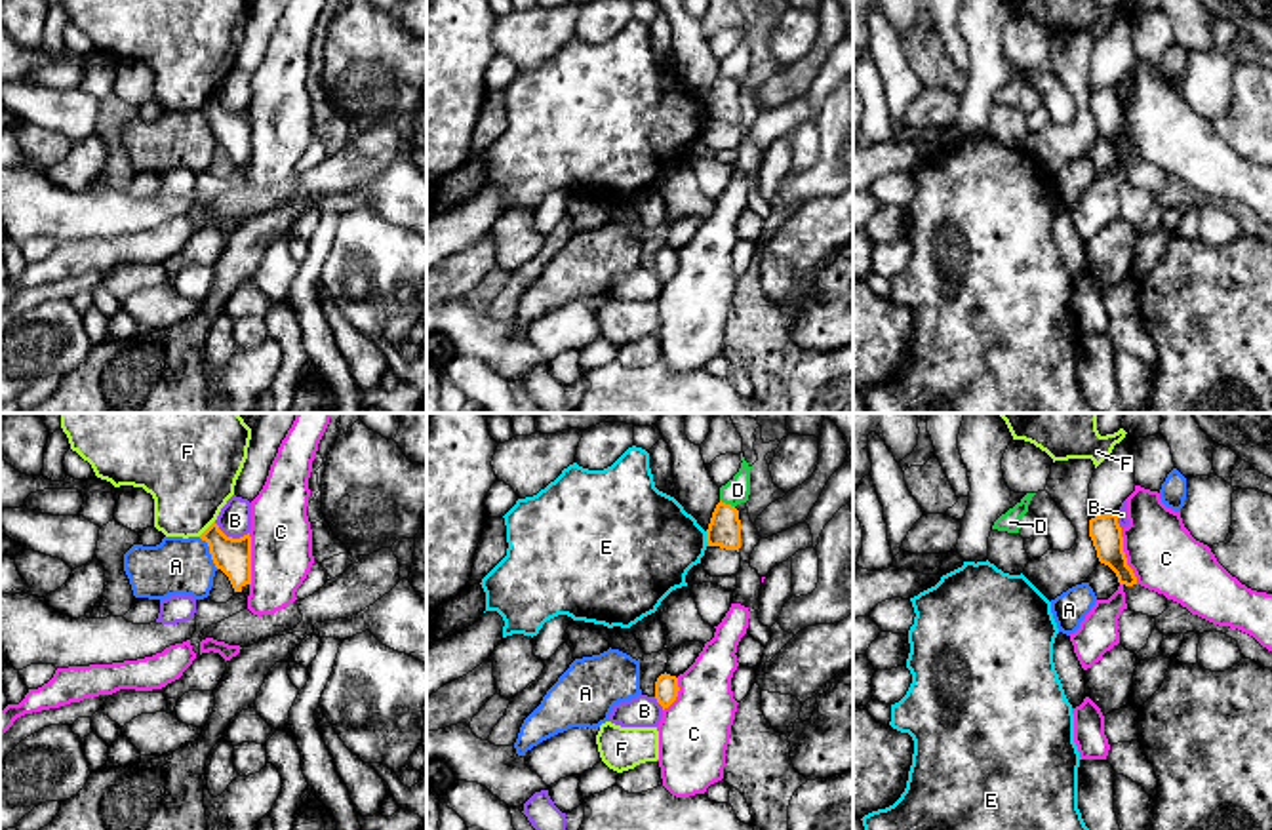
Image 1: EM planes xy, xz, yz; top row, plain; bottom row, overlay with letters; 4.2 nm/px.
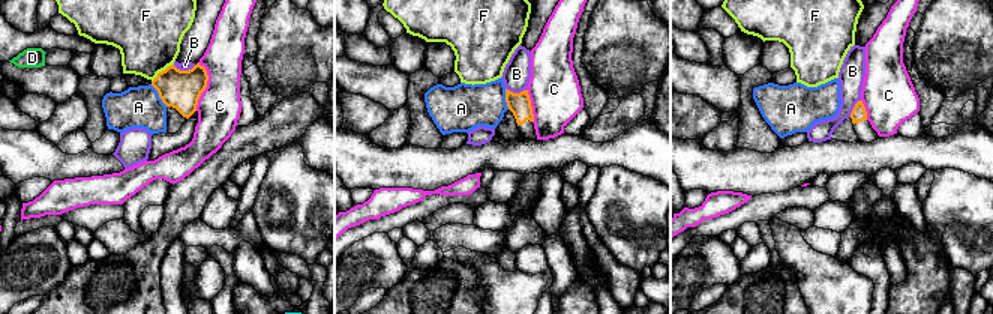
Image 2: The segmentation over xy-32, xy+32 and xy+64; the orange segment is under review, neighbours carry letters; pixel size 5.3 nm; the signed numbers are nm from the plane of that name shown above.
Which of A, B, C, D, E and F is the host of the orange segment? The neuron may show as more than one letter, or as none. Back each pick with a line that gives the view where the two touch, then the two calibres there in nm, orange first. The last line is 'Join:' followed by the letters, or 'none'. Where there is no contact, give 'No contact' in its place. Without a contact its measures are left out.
Join: none

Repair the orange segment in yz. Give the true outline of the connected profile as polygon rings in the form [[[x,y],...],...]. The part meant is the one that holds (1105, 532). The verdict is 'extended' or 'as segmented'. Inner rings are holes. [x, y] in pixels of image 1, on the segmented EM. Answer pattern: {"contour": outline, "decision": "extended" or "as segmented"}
{"contour": [[[1101,514],[1089,520],[1089,537],[1101,563],[1108,565],[1123,586],[1127,609],[1158,617],[1167,609],[1167,598],[1137,583],[1123,552],[1122,527],[1116,514]]], "decision": "extended"}

